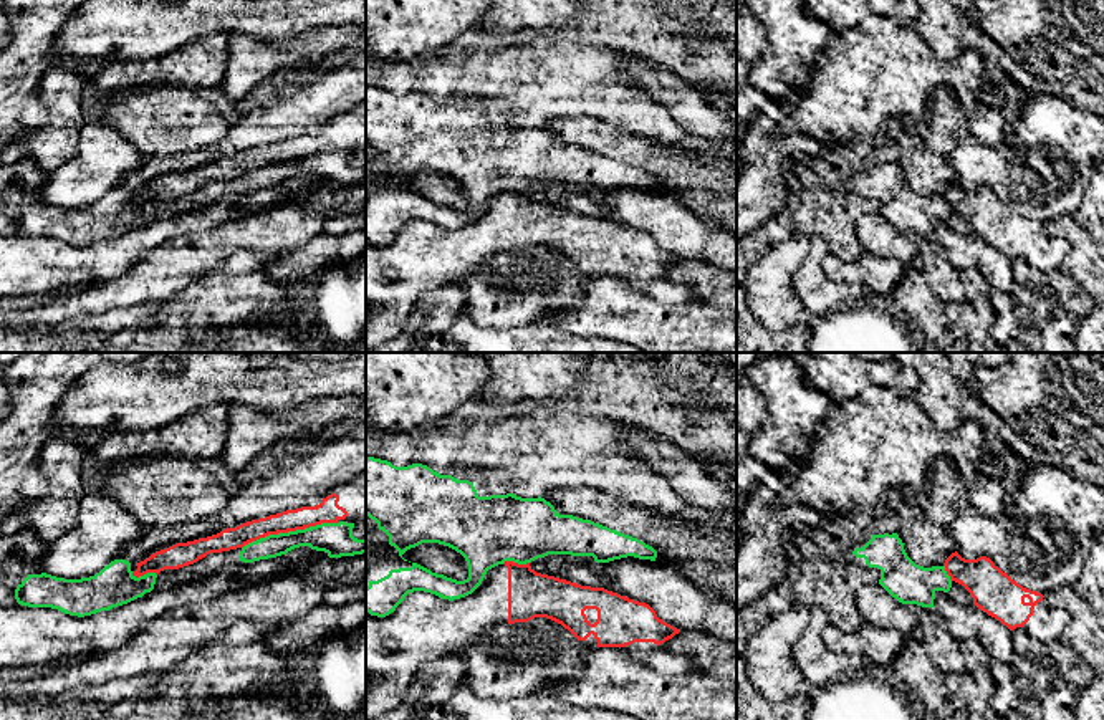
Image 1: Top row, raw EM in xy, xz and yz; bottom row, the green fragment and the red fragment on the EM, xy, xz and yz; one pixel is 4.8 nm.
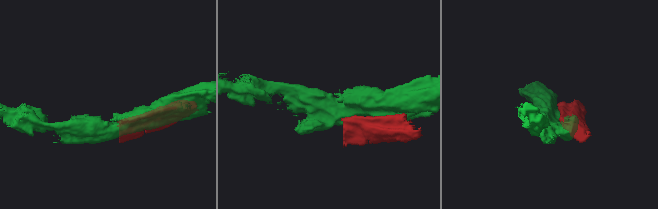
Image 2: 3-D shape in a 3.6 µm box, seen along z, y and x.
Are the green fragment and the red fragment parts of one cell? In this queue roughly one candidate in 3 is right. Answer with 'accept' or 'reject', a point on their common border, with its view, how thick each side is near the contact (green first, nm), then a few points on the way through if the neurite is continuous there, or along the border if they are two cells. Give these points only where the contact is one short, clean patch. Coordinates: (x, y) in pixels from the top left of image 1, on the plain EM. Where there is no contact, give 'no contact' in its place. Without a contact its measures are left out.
reject | xy (288, 161) | 160/110 nm

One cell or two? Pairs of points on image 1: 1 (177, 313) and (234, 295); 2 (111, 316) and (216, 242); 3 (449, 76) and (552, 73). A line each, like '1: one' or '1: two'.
1: one
2: two
3: one

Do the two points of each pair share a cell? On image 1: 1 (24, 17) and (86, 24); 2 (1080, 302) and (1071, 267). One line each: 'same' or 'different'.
1: different
2: different

